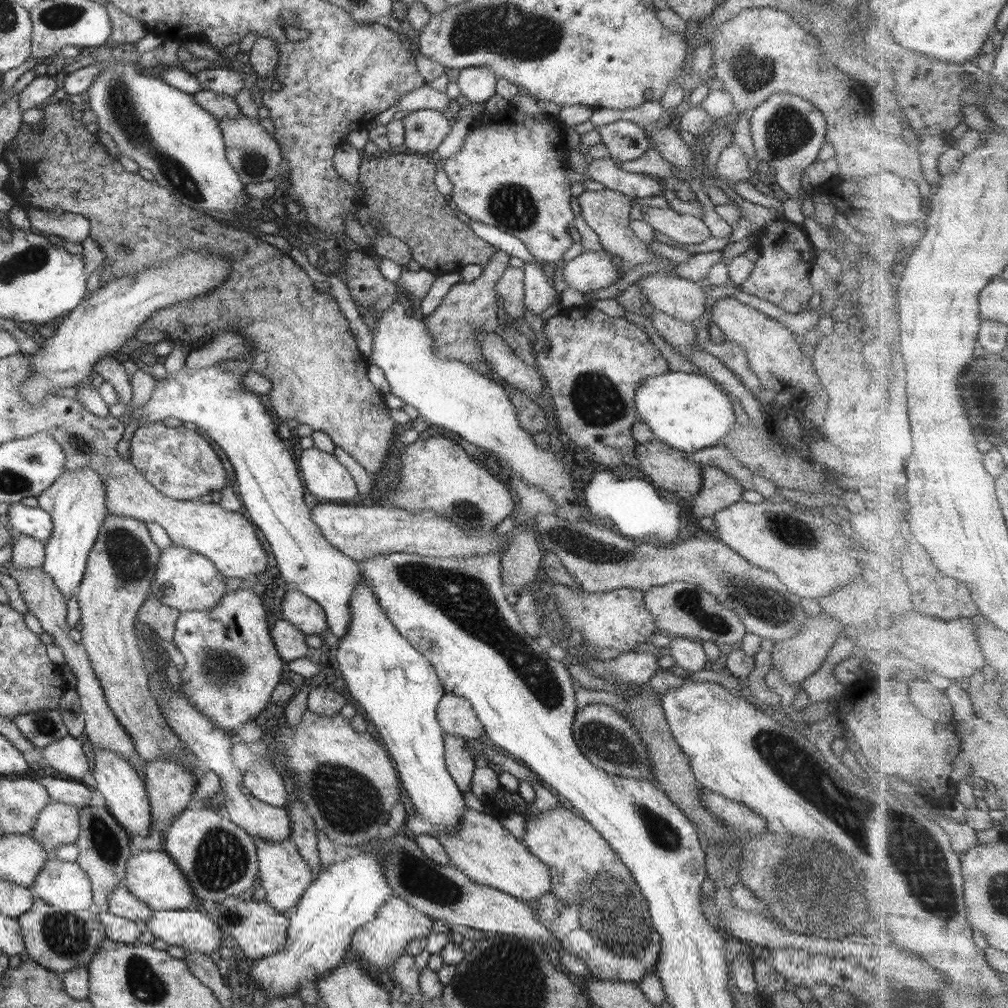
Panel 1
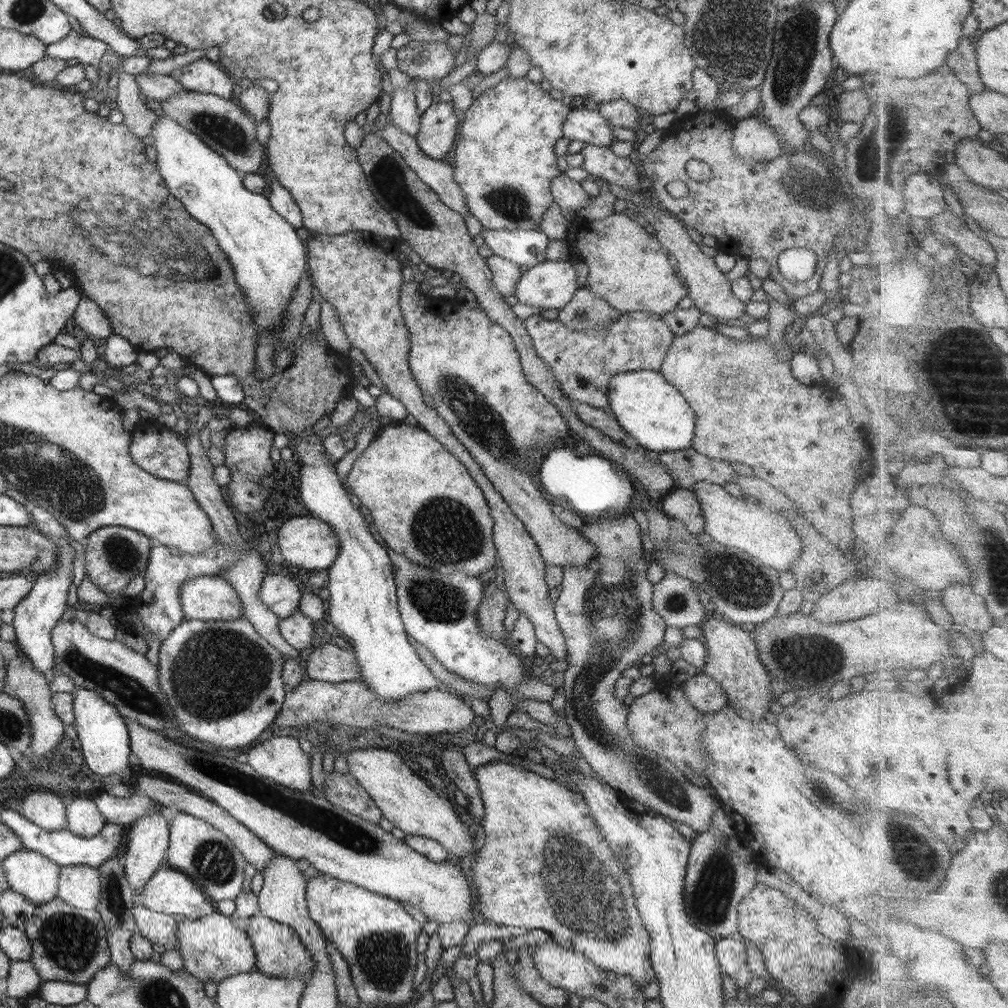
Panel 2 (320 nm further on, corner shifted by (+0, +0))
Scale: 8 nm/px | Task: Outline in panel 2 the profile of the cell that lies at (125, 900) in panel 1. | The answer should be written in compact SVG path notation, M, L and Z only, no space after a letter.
M136 903L130 911L138 934L151 944L162 946L165 951L175 950L175 920L168 915L152 912Z

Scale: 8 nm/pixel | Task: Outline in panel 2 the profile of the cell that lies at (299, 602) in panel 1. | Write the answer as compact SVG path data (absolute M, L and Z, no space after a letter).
M269 570L260 580L258 599L282 619L298 608L300 591L291 579Z

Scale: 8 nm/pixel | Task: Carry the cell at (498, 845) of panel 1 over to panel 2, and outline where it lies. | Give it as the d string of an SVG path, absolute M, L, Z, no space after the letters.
M382 746L342 749L342 752L348 773L371 797L382 818L388 820L393 828L399 828L405 835L424 836L436 840L451 856L458 858L462 866L477 856L477 850L472 848L469 828L461 823L459 815L449 801L439 797L427 786L425 778L421 779L413 773L397 753Z

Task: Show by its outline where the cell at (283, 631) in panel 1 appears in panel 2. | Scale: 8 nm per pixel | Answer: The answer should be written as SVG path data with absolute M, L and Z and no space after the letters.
M295 609L289 616L279 619L278 622L280 635L289 646L298 651L311 644L313 630L315 630L314 622L298 609Z

